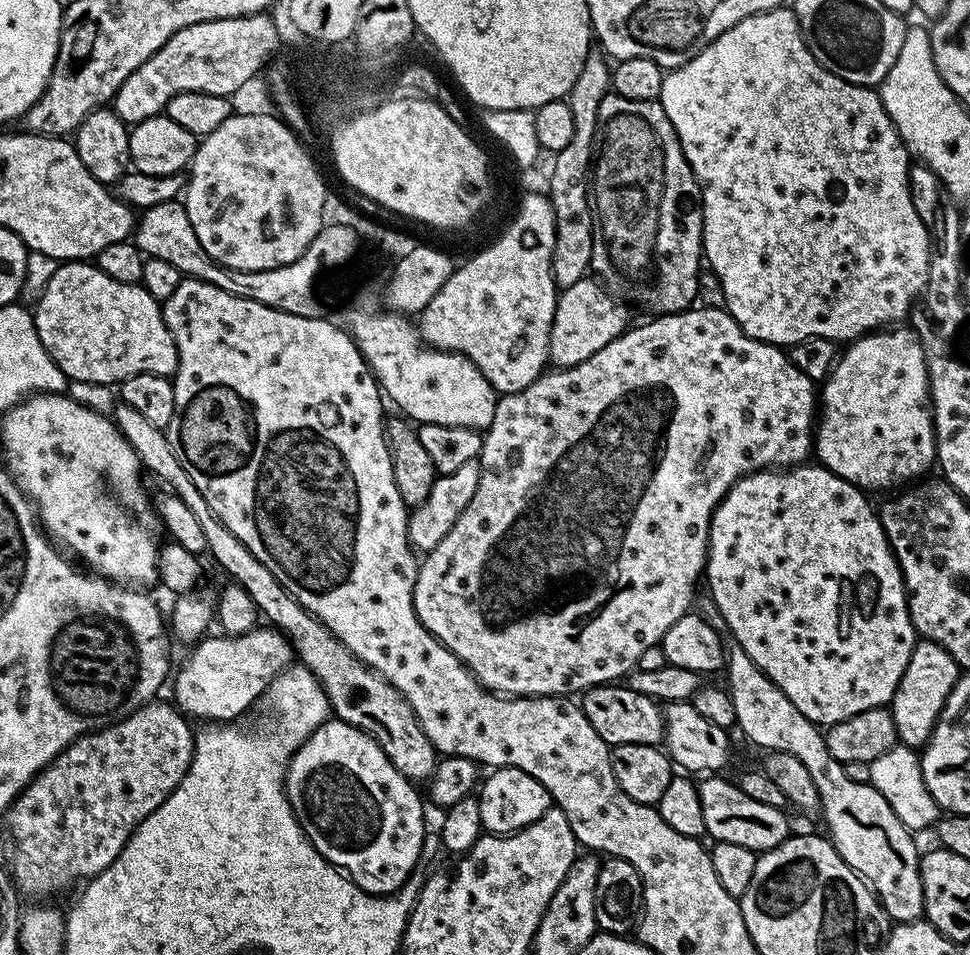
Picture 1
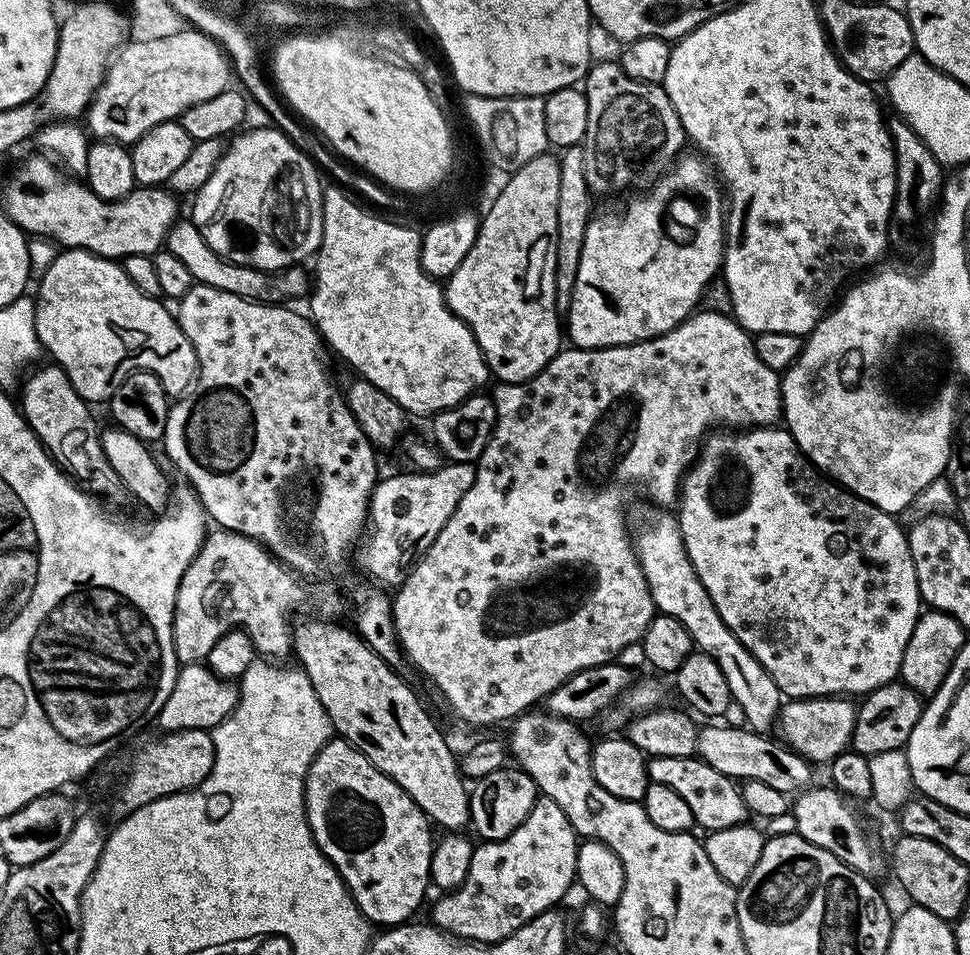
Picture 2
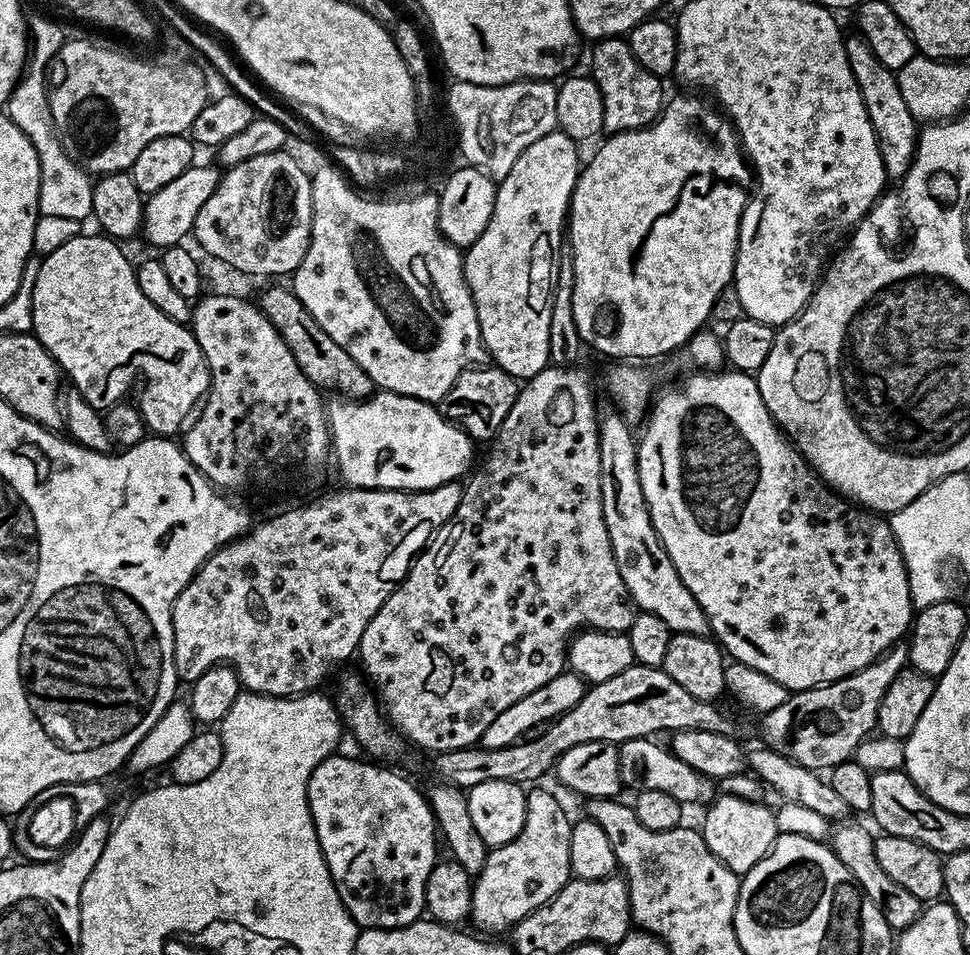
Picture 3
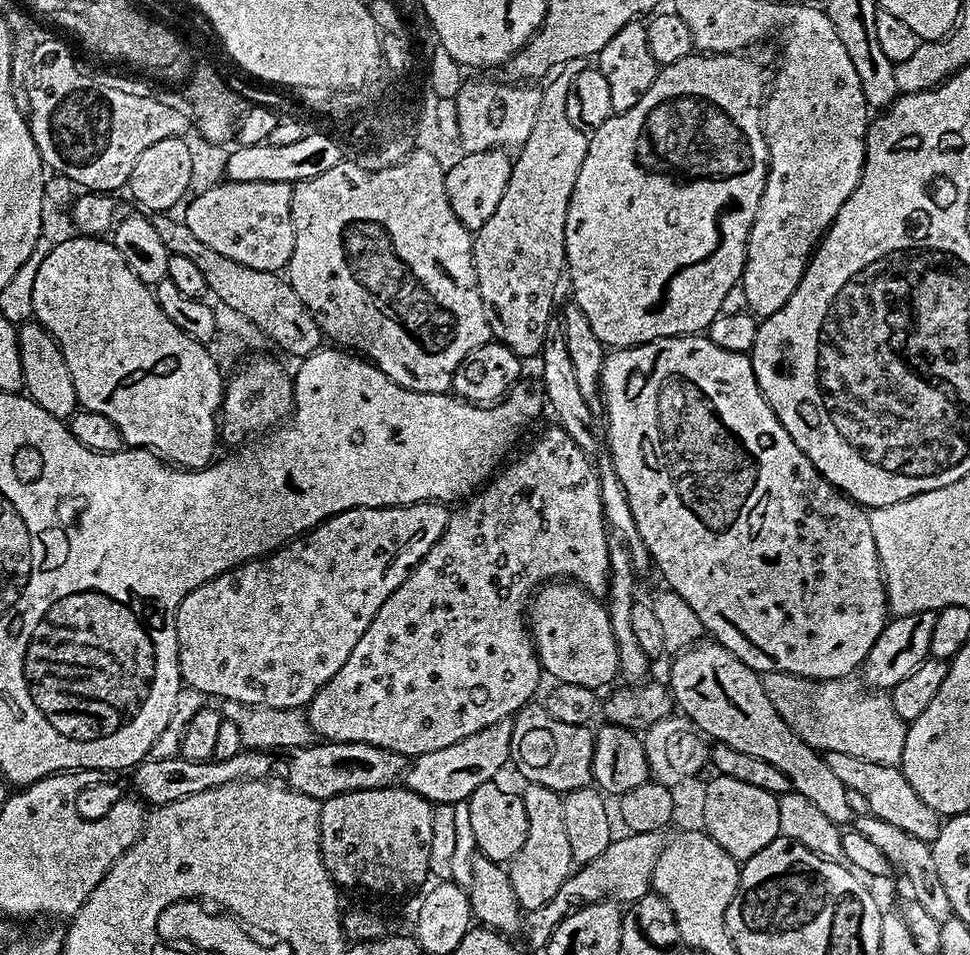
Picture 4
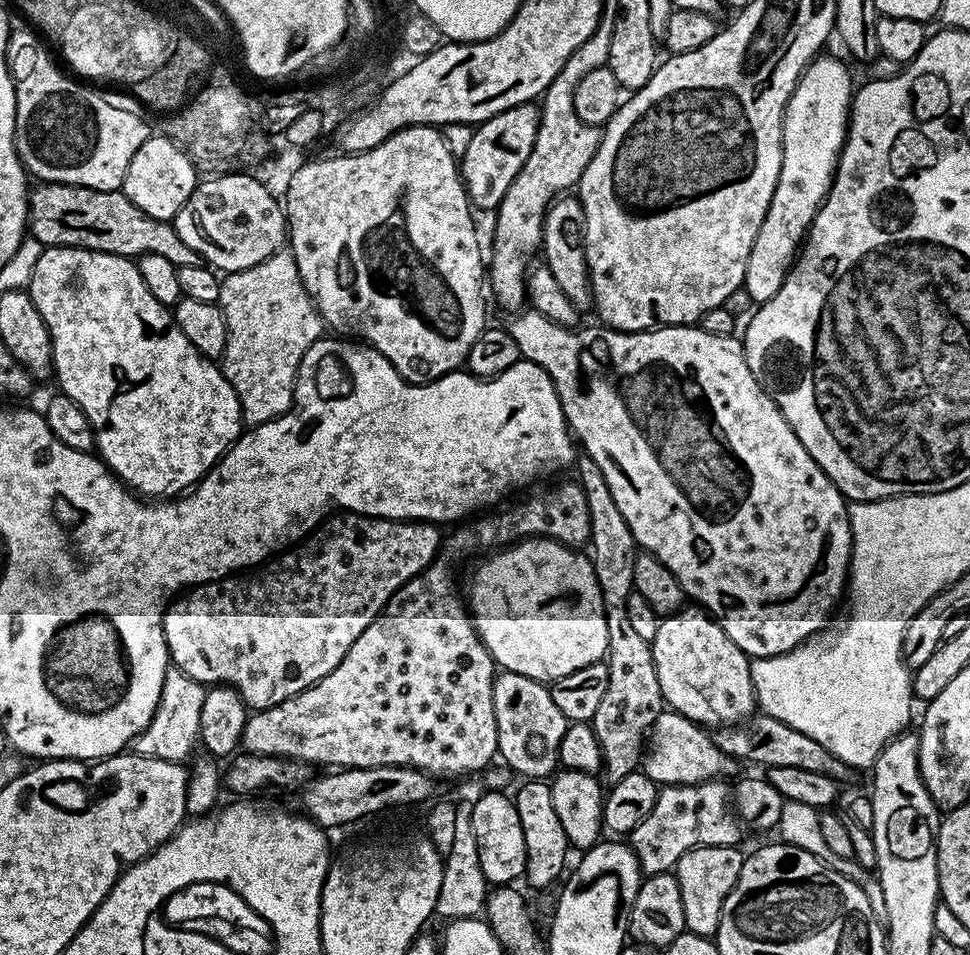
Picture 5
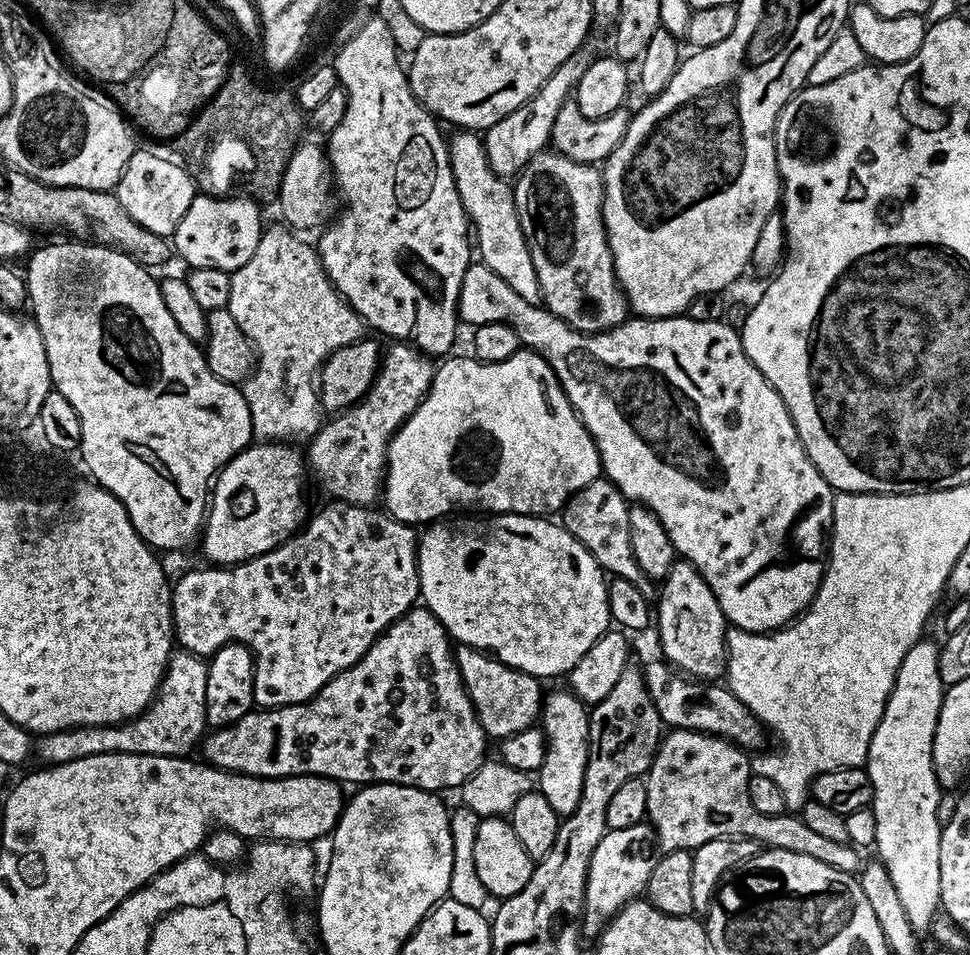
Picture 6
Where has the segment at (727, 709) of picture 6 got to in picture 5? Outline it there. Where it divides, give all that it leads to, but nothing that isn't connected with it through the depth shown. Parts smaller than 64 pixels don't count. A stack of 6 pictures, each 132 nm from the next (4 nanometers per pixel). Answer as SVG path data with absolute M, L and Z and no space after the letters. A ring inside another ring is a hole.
M756 714L743 726L721 728L714 739L719 751L739 762L749 760L752 764L764 764L765 769L778 766L795 766L797 770L811 770L813 774L826 774L826 778L837 782L845 782L854 772L853 765L842 762L842 758L834 758L826 746L814 742L814 738L806 738L802 730L794 730L794 726L786 726L786 722L778 722L778 718Z

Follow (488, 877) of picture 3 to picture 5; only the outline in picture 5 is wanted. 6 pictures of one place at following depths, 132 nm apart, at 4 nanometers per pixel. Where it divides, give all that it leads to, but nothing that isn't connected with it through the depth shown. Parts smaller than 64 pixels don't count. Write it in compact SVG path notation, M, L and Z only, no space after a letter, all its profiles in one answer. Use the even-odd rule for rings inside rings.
M528 778L523 783L524 785L514 792L518 818L522 822L522 834L526 838L526 866L523 879L528 880L532 888L548 888L556 879L559 881L565 875L564 863L568 860L570 845L566 838L566 830L562 830L562 821L554 811L551 783L544 778Z

